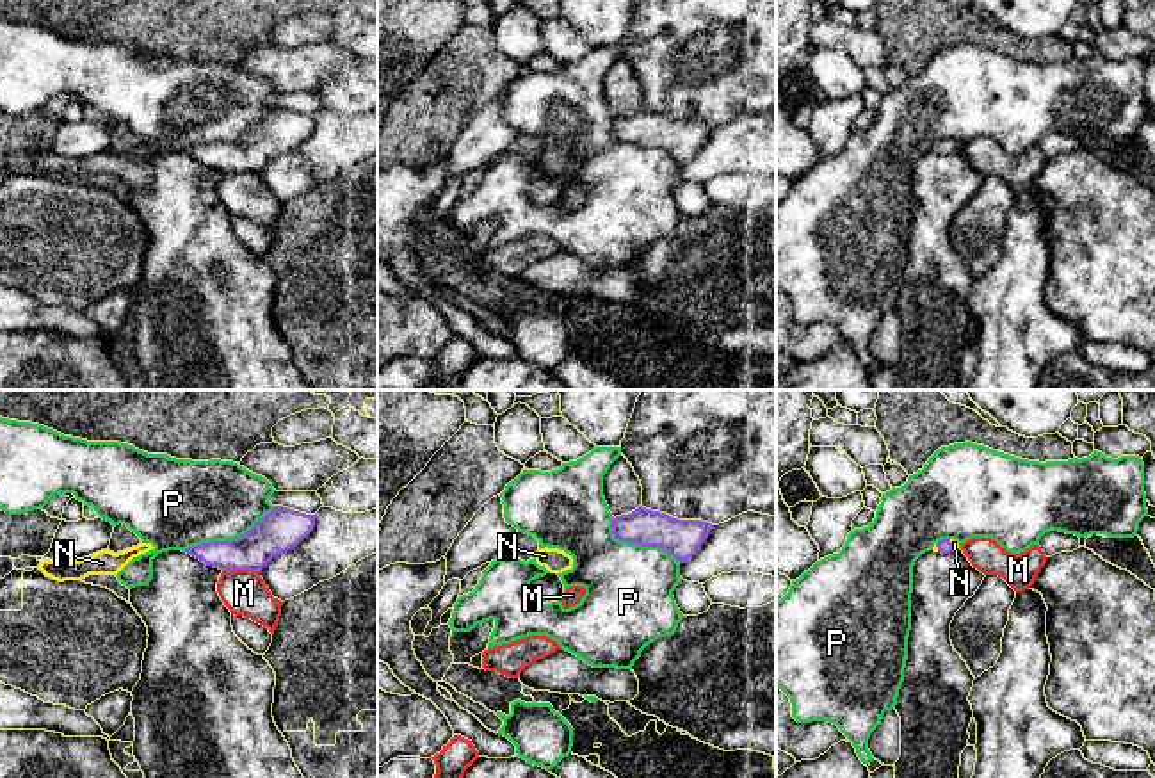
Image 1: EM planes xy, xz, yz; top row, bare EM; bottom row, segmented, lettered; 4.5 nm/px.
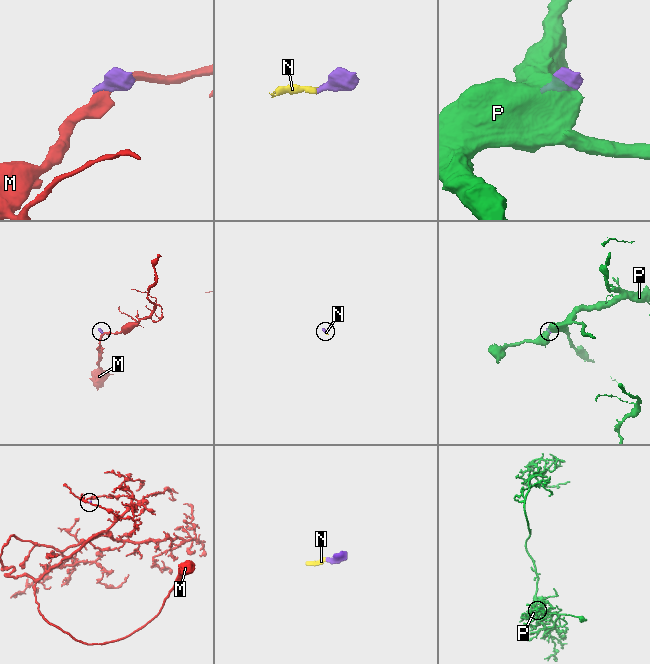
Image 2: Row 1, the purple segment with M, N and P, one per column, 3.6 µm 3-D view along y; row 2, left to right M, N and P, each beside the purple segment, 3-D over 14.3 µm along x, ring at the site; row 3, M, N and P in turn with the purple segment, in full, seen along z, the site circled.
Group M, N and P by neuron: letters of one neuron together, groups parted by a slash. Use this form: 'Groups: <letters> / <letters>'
Groups: M / N / P

